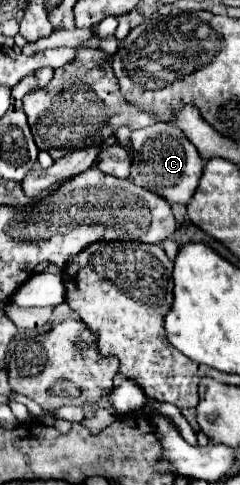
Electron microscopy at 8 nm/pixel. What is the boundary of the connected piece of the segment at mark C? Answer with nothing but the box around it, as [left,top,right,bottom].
[131,122,205,204]

